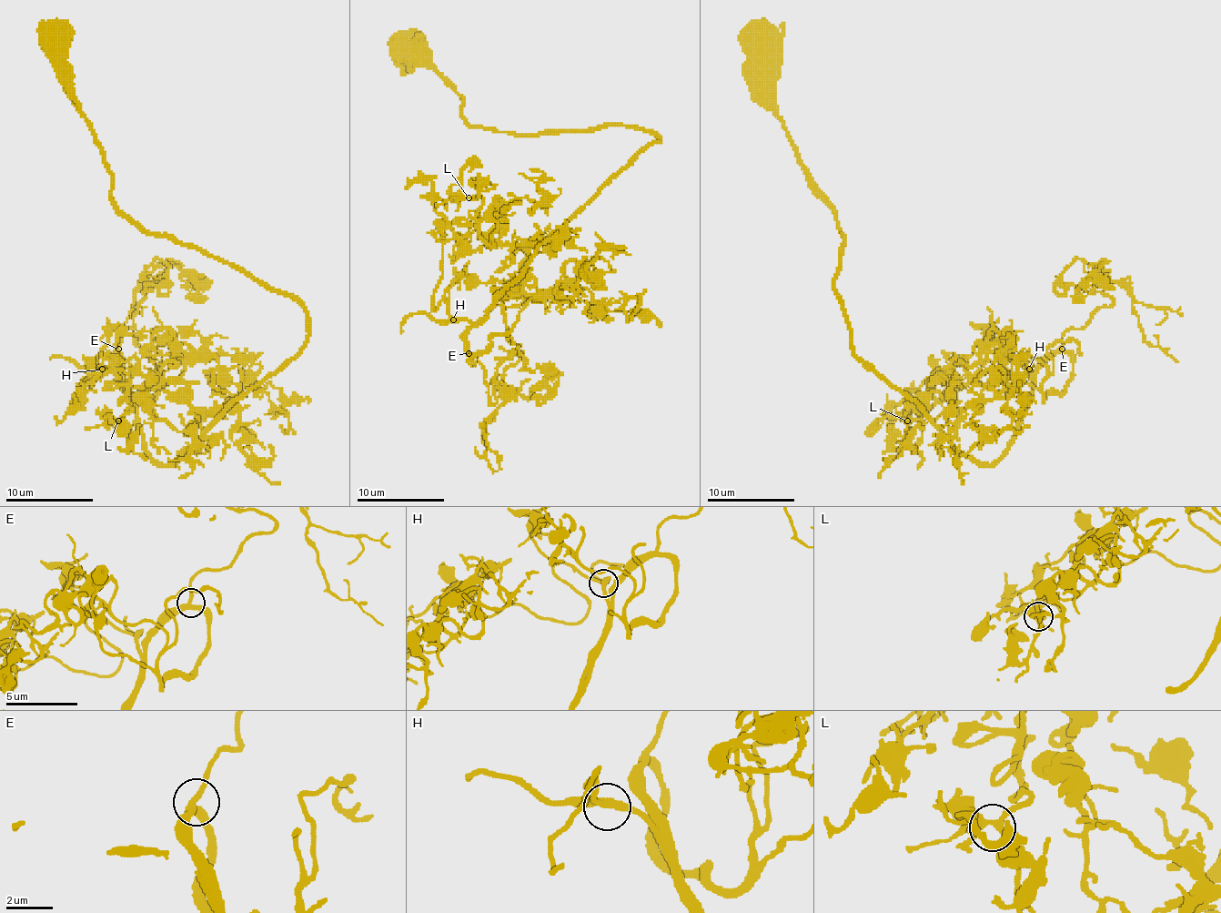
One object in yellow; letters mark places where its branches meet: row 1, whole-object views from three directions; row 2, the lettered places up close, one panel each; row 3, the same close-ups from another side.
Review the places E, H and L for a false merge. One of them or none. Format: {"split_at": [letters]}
{"split_at": []}

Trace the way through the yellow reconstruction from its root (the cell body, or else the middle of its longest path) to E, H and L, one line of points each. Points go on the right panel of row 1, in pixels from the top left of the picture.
E: (753, 38), (764, 96), (843, 235), (834, 289), (850, 349), (983, 464), (1005, 451), (1034, 372), (1062, 349)
H: (753, 38), (764, 96), (843, 235), (834, 289), (850, 349), (983, 464), (1014, 434), (1032, 390), (1029, 369)
L: (753, 38), (764, 96), (843, 235), (834, 289), (850, 349), (946, 434), (957, 425), (953, 381), (907, 420)

